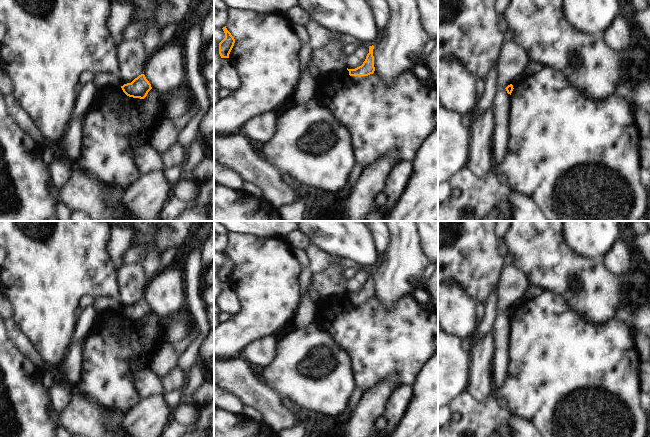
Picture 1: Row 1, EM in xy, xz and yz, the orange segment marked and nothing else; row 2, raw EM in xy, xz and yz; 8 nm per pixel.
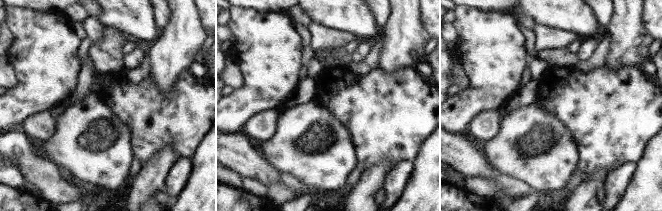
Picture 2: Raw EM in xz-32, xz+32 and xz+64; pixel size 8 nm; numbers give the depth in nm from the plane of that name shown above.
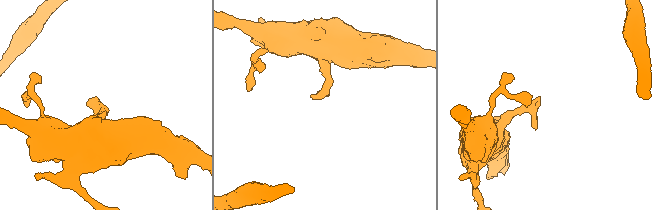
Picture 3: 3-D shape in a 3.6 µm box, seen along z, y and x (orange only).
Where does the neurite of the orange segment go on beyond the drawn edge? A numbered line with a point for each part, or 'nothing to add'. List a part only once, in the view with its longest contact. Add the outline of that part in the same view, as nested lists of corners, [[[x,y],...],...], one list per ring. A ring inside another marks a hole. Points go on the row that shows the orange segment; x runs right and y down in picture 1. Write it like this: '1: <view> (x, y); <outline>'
1: xz (355, 79); [[[346,70],[346,73],[349,75],[348,70]],[[349,75],[349,78],[353,83],[359,83],[360,81],[364,80],[366,76],[350,76]]]

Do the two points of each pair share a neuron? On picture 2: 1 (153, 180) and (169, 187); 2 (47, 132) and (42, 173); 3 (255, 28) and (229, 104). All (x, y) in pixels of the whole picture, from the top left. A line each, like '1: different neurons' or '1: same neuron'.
1: different neurons
2: different neurons
3: same neuron

